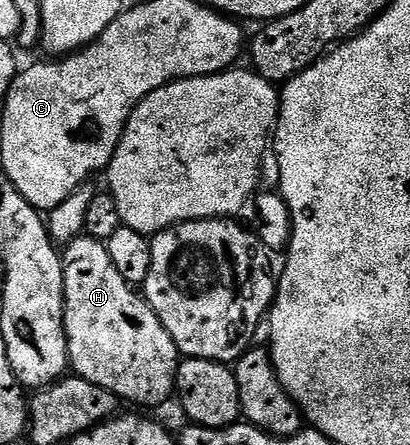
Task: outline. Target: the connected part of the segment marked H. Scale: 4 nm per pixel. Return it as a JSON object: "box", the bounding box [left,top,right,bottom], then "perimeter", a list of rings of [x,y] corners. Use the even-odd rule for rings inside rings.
{"box":[64,234,179,407],"perimeter":[[[82,234],[64,248],[65,266],[65,331],[69,344],[69,362],[78,376],[102,386],[129,403],[142,403],[157,407],[168,395],[174,394],[177,385],[179,352],[177,342],[170,337],[159,317],[140,294],[115,269],[108,246],[100,239]]]}

